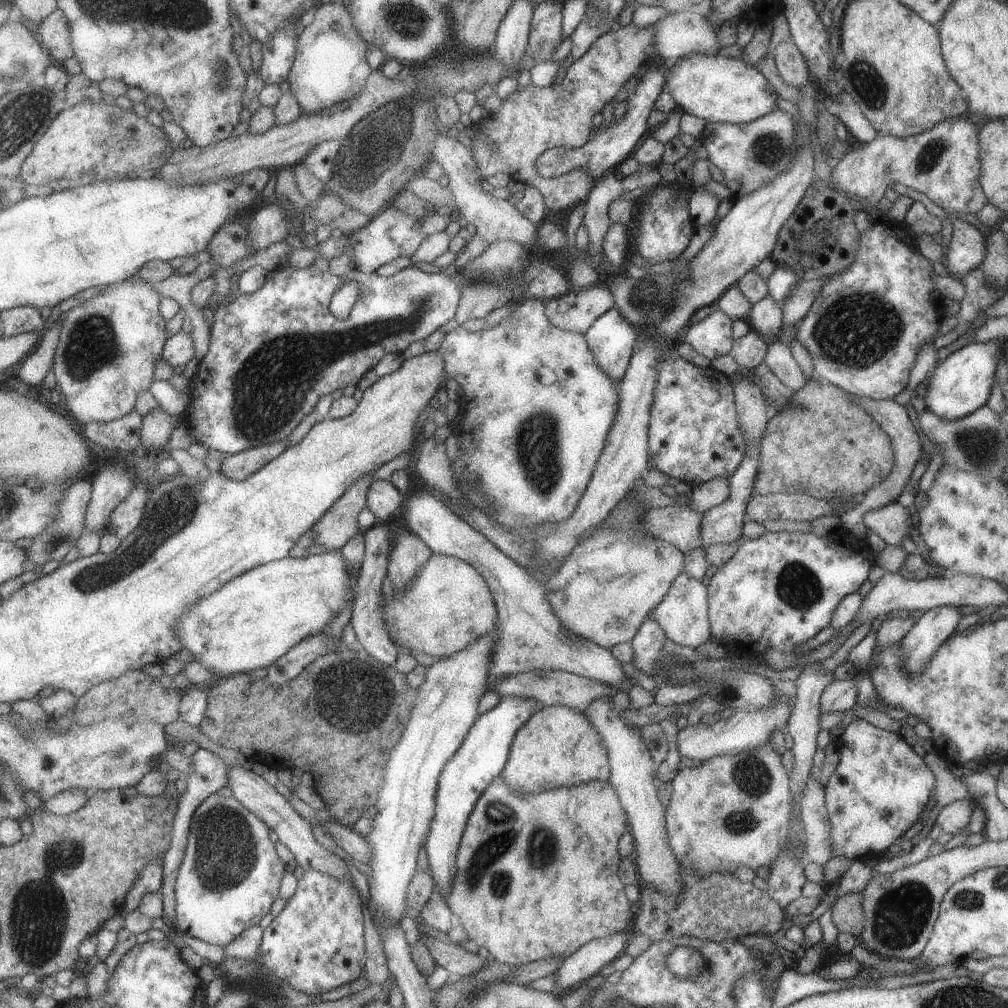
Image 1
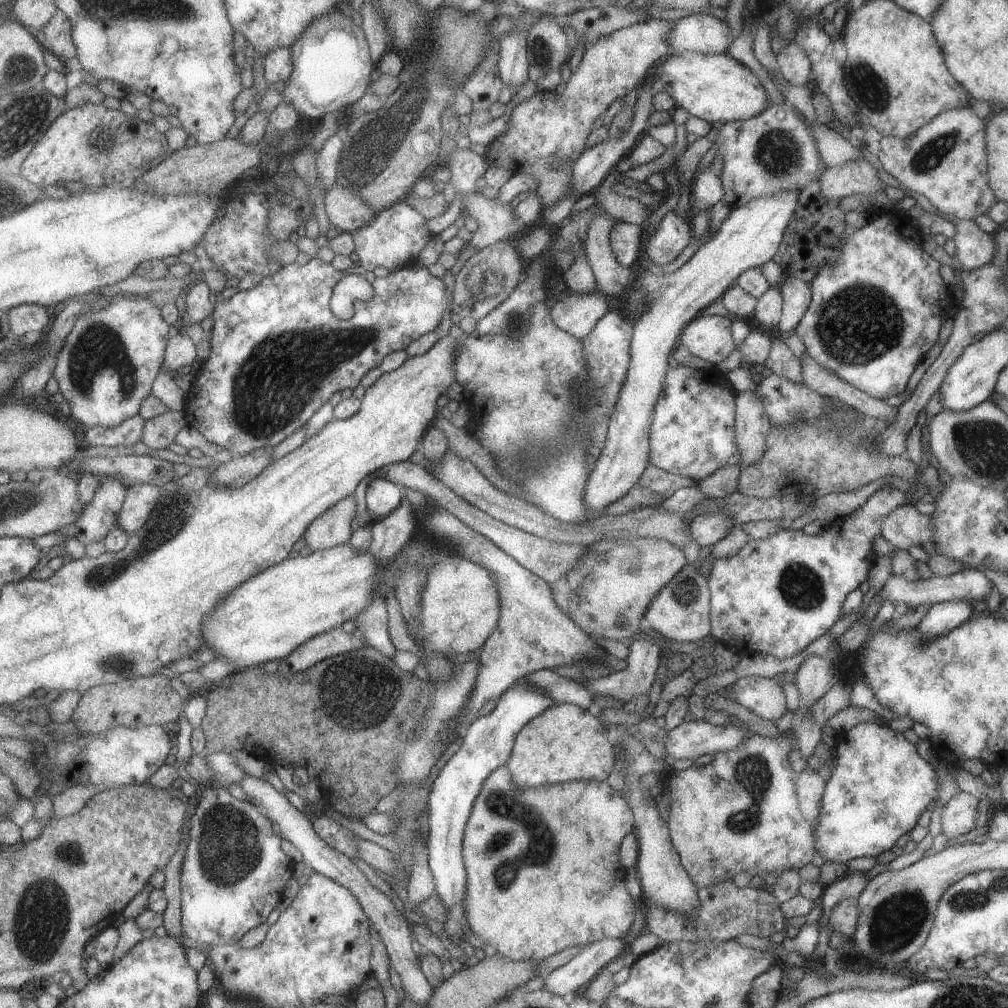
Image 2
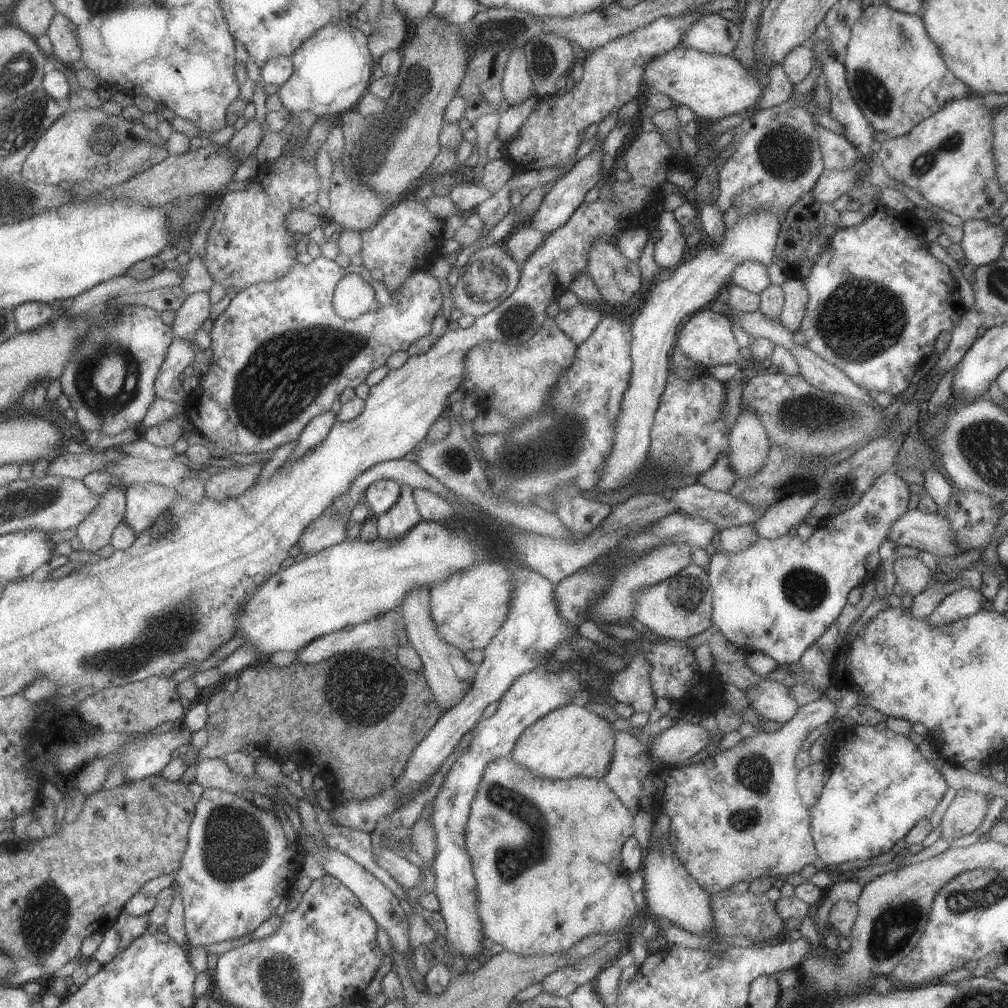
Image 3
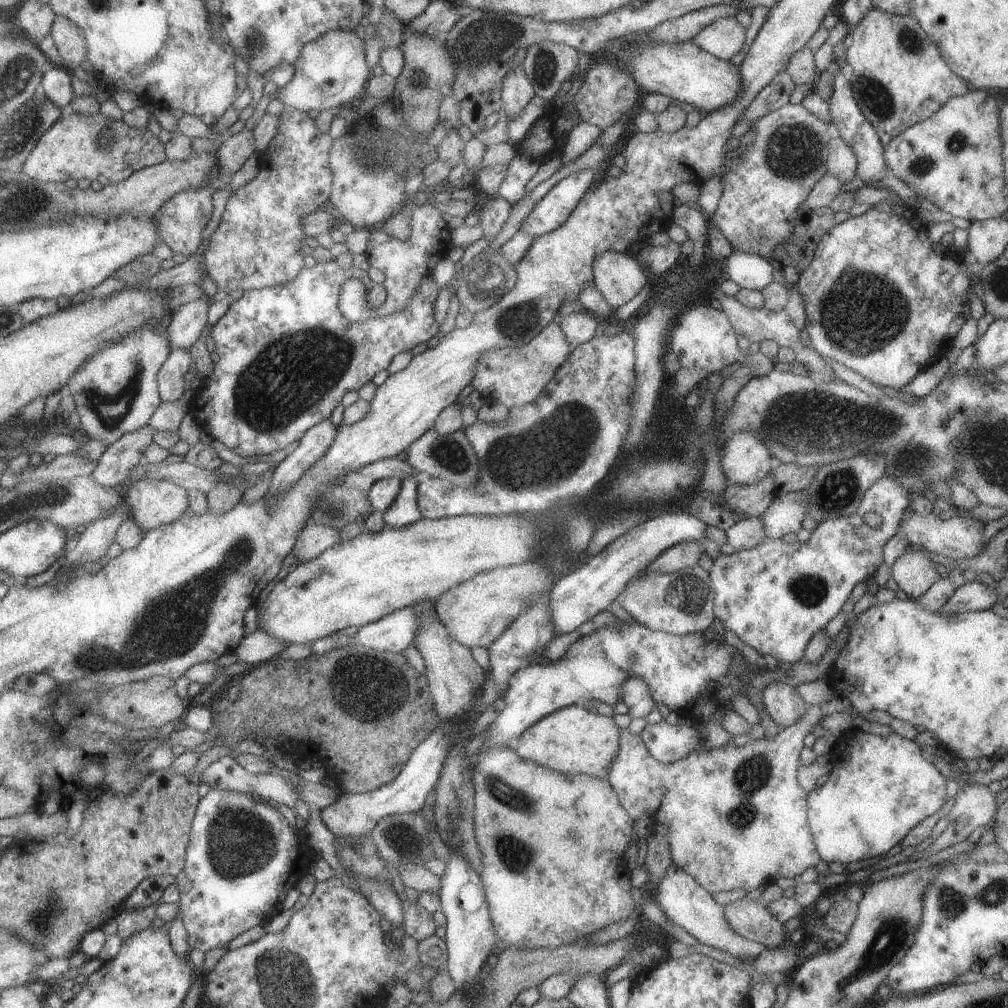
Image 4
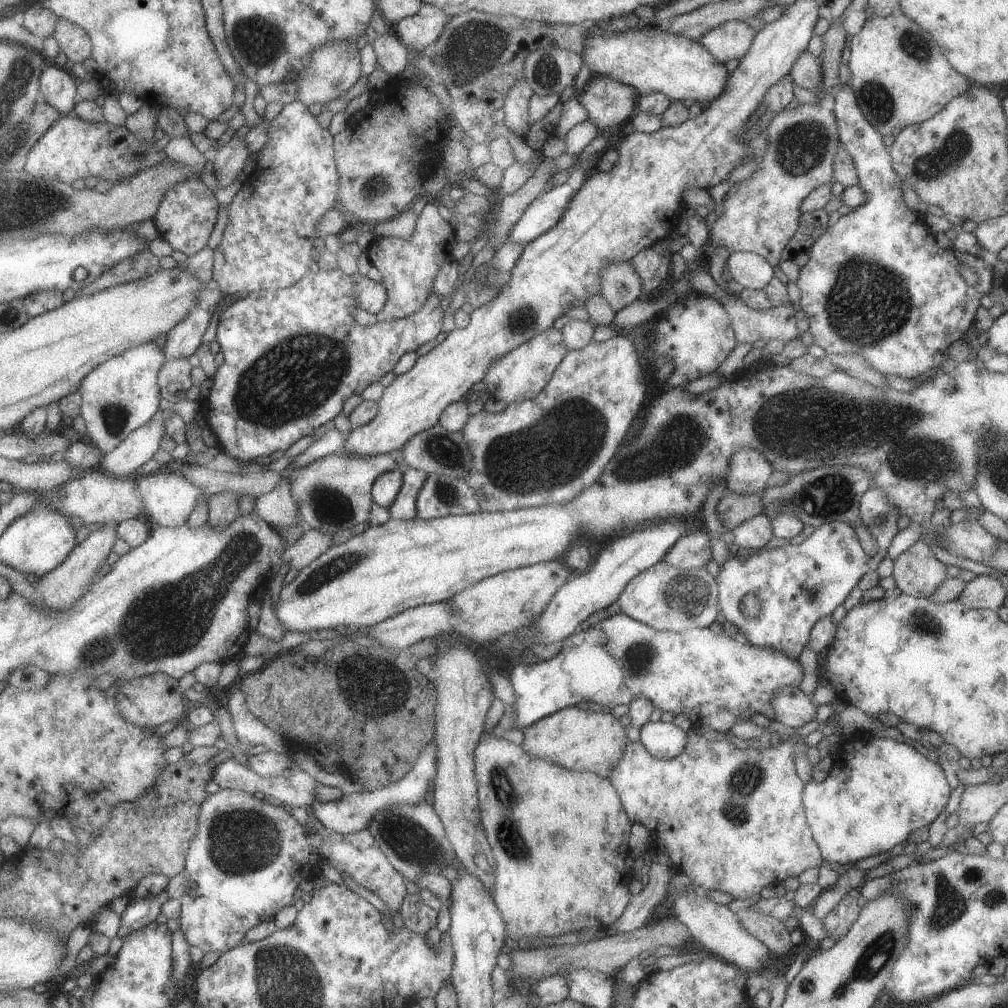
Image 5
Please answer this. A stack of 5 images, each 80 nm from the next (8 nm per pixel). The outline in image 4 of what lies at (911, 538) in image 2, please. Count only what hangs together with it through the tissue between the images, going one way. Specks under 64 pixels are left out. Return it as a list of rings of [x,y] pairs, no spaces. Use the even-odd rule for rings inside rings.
[[[929,513],[927,516],[911,515],[909,520],[898,525],[898,532],[901,533],[911,546],[923,549],[927,553],[941,554],[945,558],[973,558],[977,556],[985,547],[983,536],[981,535],[983,524],[977,519],[970,517],[952,516],[941,521]]]

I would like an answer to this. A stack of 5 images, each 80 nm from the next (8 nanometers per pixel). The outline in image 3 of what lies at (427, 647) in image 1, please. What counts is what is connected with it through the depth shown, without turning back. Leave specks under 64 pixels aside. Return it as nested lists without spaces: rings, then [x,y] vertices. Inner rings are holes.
[[[495,561],[479,563],[461,573],[457,572],[446,581],[437,583],[431,590],[432,615],[444,641],[457,645],[457,648],[462,648],[465,652],[469,652],[473,648],[484,649],[487,647],[488,642],[500,630],[512,608],[513,583],[510,568]]]

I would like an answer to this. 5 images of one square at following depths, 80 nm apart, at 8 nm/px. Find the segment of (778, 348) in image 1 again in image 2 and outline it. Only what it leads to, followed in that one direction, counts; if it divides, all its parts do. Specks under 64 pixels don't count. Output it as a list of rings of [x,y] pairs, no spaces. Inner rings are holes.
[[[777,338],[771,340],[771,350],[768,352],[762,366],[769,368],[773,374],[782,376],[784,379],[803,383],[800,360],[793,355],[793,352],[783,341]]]

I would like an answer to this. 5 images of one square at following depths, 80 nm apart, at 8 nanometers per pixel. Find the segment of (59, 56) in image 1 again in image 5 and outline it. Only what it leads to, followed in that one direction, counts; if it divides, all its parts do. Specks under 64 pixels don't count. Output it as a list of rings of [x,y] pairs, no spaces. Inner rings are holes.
[[[60,19],[56,26],[54,38],[57,40],[60,50],[74,63],[85,62],[87,58],[92,58],[94,53],[92,38],[80,24]]]

